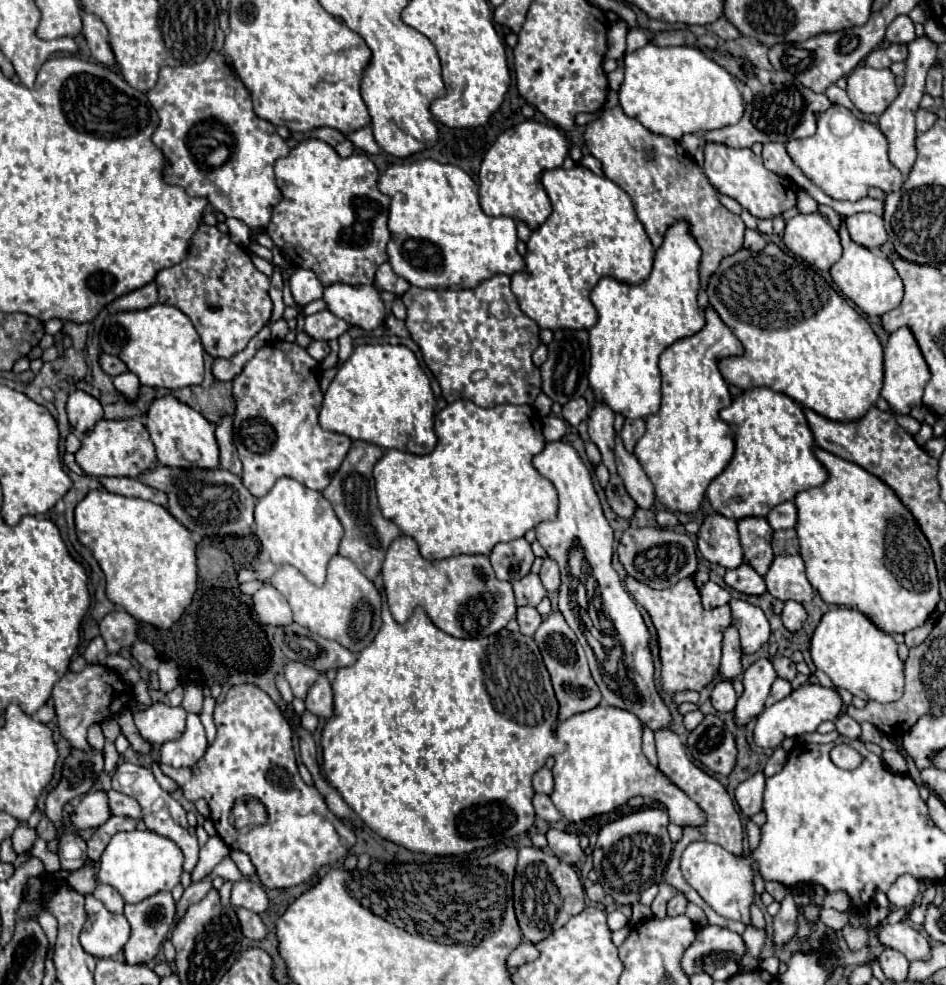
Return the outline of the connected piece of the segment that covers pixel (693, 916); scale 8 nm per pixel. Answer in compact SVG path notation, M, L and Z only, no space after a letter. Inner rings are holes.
M691 902L687 905L686 916L701 927L708 925L707 917L703 910Z

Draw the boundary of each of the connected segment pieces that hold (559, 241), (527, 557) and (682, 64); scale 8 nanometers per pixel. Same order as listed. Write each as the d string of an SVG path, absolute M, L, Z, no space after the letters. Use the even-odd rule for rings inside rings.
M575 166L571 170L555 168L545 170L541 176L541 182L551 198L553 212L551 216L533 230L529 242L527 242L527 254L525 254L525 272L517 272L511 276L511 290L517 296L517 302L521 310L539 324L539 328L557 330L557 328L593 328L598 315L589 302L591 290L597 286L597 282L605 276L615 278L625 284L641 284L649 278L653 270L653 258L655 248L651 246L643 224L639 222L631 198L609 178L593 174L585 166Z
M517 538L505 544L497 544L491 552L491 564L499 580L519 580L529 574L535 556L525 538Z
M647 44L631 54L625 54L625 80L619 88L619 104L627 116L641 122L649 132L669 136L673 140L681 140L685 134L699 134L737 124L741 120L741 112L745 110L741 90L731 74L701 50L689 46L659 48L655 44Z

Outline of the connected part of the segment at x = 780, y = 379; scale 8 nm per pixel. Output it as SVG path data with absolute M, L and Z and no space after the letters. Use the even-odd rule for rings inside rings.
M767 244L761 252L753 252L749 256L749 250L739 250L737 254L725 258L721 262L721 266L717 268L717 272L709 278L707 282L707 292L709 292L709 304L717 310L717 314L721 316L721 320L725 320L725 324L731 328L731 332L741 340L745 354L743 356L735 356L735 358L725 358L719 362L721 374L729 384L735 384L741 390L753 390L753 388L769 388L781 394L787 394L789 398L797 400L801 406L821 414L827 420L833 422L853 422L853 420L861 420L861 416L875 406L877 398L881 396L881 388L883 388L883 348L879 338L875 336L873 328L869 326L869 322L845 300L841 298L807 262L803 262L801 258L793 258L785 252L779 250L779 246L775 244Z

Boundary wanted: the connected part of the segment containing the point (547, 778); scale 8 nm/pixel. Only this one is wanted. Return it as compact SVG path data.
M541 768L535 776L533 776L533 788L539 794L551 794L553 792L553 774L547 768Z

